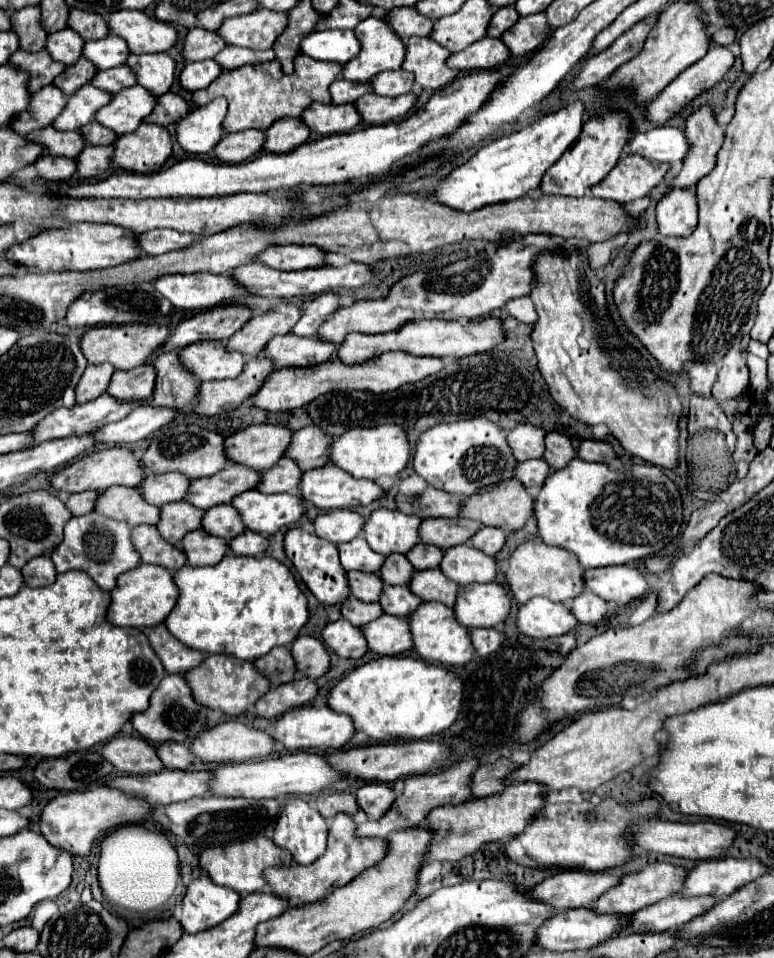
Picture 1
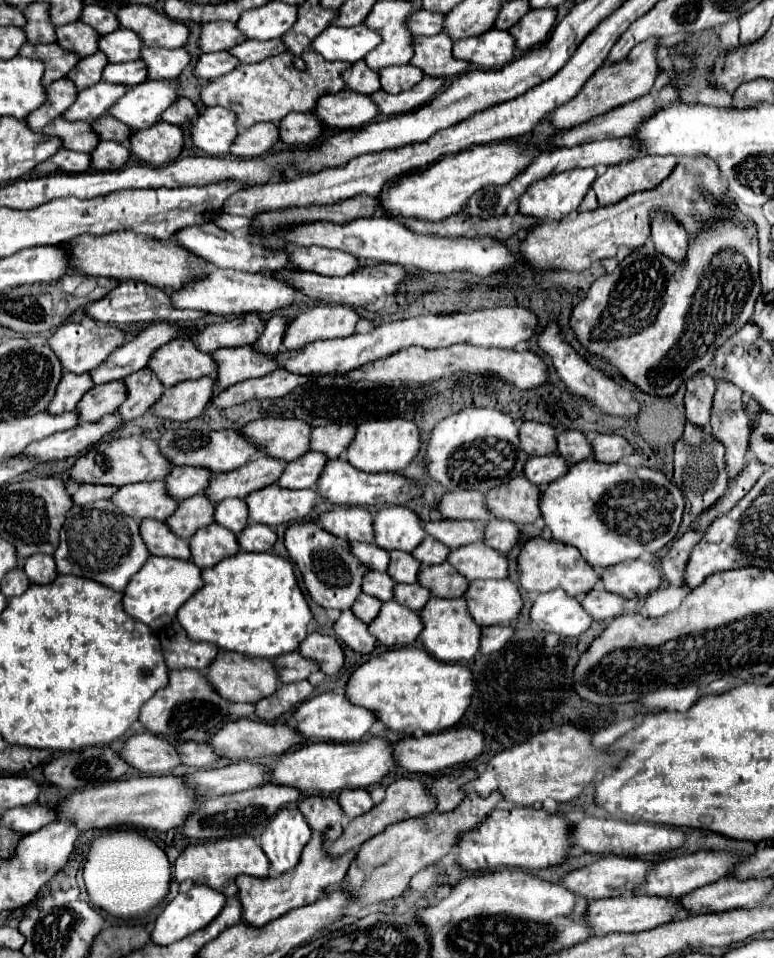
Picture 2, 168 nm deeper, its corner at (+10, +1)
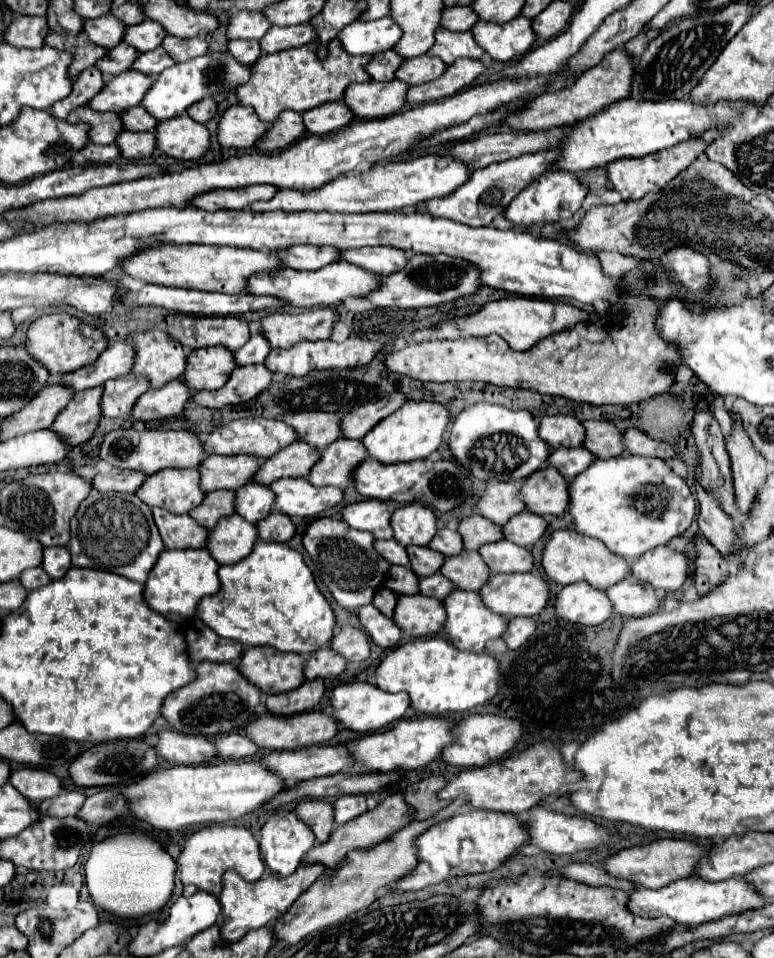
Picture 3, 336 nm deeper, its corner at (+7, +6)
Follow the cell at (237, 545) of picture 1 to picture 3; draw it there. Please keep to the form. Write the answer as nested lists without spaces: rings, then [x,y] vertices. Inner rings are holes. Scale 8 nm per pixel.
[[[270,512],[264,520],[256,522],[258,540],[264,542],[288,542],[294,536],[294,524],[280,512]]]

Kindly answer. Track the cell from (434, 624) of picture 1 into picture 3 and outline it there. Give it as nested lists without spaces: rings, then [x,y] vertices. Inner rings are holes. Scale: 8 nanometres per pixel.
[[[452,590],[444,600],[444,610],[446,610],[446,622],[442,632],[448,636],[448,640],[460,648],[460,650],[468,650],[468,652],[482,652],[488,640],[500,638],[502,632],[506,630],[508,618],[506,616],[498,616],[494,612],[490,612],[484,604],[482,598],[478,596],[478,592],[466,592],[466,590]]]

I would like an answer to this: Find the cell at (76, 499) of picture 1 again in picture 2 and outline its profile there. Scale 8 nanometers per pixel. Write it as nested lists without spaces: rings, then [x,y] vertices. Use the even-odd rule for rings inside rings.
[[[85,483],[79,487],[79,491],[73,495],[73,503],[75,505],[85,505],[85,503],[91,503],[91,501],[97,501],[97,499],[111,499],[115,493],[117,493],[119,487],[113,487],[113,485],[93,485],[93,483]]]

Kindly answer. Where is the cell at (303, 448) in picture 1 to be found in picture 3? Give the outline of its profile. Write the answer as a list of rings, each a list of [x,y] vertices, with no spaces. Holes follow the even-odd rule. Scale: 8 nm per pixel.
[[[386,396],[386,400],[376,400],[364,406],[356,406],[340,422],[342,438],[362,440],[382,418],[398,410],[406,400],[408,400],[406,396]]]

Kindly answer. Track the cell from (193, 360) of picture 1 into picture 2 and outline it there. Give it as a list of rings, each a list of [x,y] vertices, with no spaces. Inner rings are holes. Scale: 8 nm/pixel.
[[[177,337],[167,345],[161,345],[161,349],[151,355],[147,367],[159,377],[163,387],[205,375],[213,377],[217,373],[213,357],[201,353],[191,341],[187,341],[187,337]]]

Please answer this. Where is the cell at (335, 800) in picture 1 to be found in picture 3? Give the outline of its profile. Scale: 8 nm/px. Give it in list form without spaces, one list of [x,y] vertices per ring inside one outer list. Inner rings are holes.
[[[302,800],[296,806],[298,816],[310,824],[318,842],[326,842],[334,830],[334,808],[326,800]]]

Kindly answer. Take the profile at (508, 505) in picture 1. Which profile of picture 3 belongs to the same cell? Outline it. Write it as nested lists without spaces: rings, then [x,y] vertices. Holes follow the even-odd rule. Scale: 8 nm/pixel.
[[[540,468],[532,472],[522,488],[522,502],[526,510],[538,516],[560,516],[566,512],[566,480],[560,476],[556,468]]]

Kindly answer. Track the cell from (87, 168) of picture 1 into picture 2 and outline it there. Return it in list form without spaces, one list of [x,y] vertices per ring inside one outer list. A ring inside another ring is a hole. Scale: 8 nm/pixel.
[[[101,141],[91,155],[93,155],[91,169],[97,171],[121,169],[131,159],[131,151],[127,149],[127,145],[115,141]]]

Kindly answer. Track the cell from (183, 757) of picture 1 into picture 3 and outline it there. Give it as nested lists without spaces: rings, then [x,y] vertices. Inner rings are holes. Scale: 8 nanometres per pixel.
[[[238,732],[214,738],[212,742],[216,748],[218,760],[242,760],[242,758],[250,758],[258,752],[258,746],[252,744],[246,736],[238,734]]]

